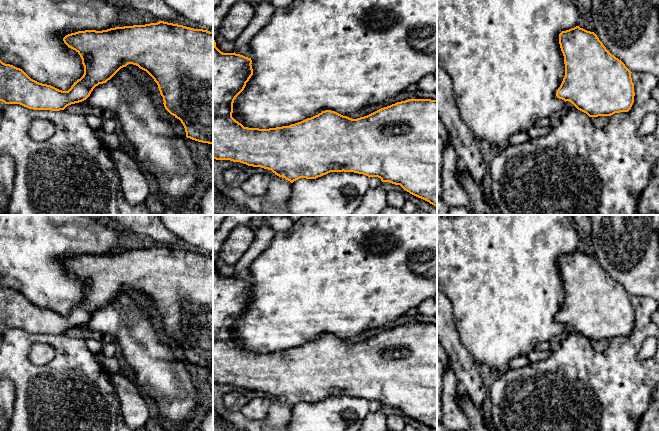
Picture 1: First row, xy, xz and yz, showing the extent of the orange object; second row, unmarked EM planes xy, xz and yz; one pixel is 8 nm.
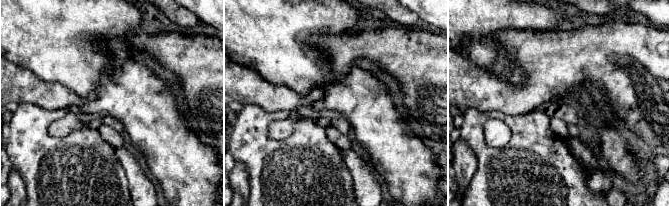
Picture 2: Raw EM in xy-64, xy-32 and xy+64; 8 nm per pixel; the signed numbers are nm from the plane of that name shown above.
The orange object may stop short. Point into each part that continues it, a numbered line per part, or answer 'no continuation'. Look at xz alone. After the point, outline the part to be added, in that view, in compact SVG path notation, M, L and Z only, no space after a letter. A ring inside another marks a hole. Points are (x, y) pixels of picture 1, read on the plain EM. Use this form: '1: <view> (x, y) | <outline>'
no continuation

